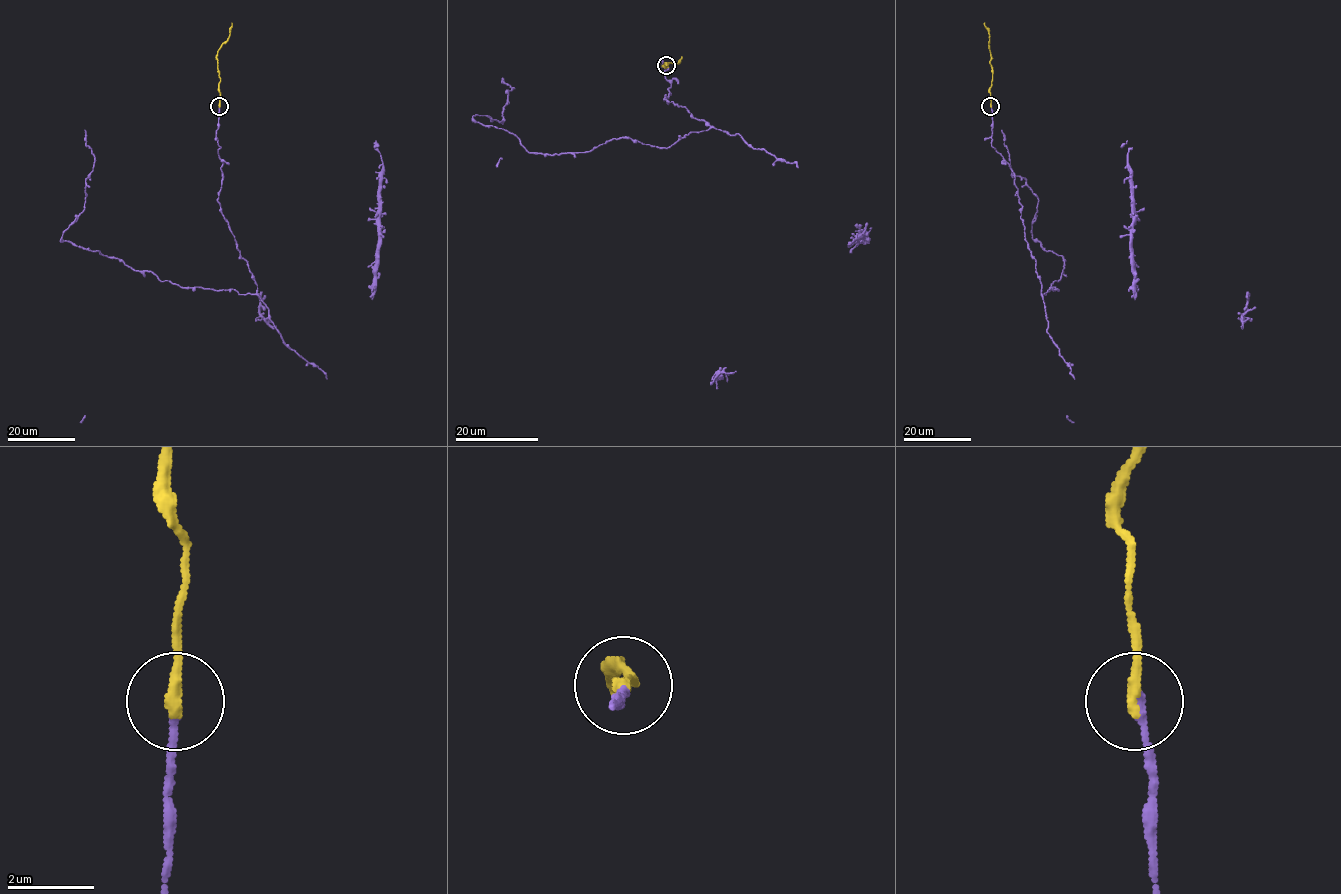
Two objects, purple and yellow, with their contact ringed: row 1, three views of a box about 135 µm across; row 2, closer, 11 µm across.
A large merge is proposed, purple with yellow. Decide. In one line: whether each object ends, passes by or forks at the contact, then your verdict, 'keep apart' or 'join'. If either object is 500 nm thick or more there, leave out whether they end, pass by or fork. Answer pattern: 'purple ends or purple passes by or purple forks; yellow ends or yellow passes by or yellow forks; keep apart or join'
purple ends; yellow ends; join

